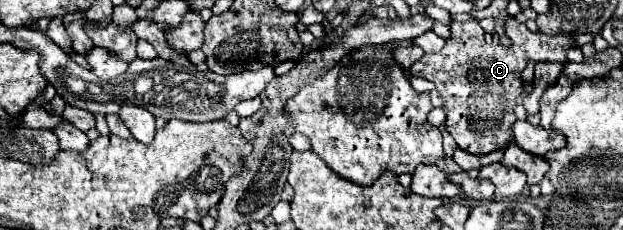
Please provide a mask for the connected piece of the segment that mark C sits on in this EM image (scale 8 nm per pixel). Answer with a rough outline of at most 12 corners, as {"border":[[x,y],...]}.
{"border":[[511,16],[503,48],[479,20],[409,70],[435,82],[447,132],[471,154],[509,144],[527,62],[559,62],[571,34]]}

